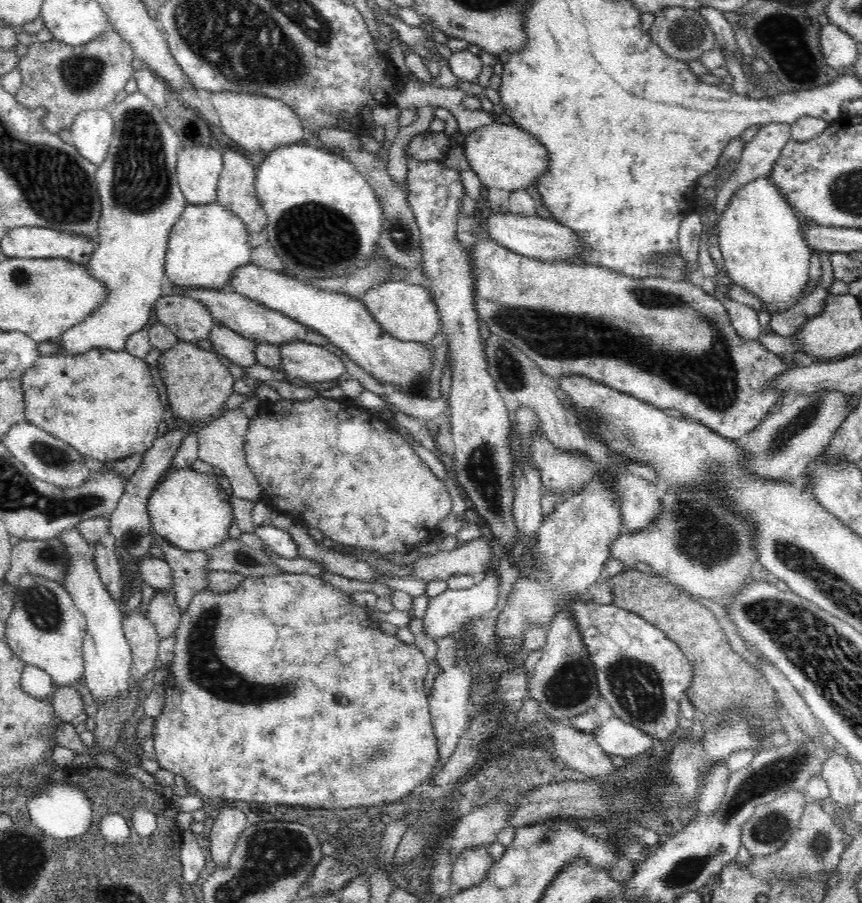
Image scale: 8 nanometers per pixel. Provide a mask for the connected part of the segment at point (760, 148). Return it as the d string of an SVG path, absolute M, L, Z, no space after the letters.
M774 122L761 128L756 136L745 144L739 164L715 197L714 208L718 217L726 210L726 205L738 188L757 176L770 175L773 172L782 148L790 139L791 126Z

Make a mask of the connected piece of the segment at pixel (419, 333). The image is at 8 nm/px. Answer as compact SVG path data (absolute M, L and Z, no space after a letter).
M388 280L365 292L362 301L378 324L382 325L382 329L398 337L398 340L424 343L430 342L436 334L441 333L442 321L438 315L438 307L432 299L432 293L424 287L424 284Z

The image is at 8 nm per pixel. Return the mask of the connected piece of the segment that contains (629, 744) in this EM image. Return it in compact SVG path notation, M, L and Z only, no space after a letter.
M615 714L598 723L593 735L608 754L622 756L624 759L649 751L655 743L654 737Z

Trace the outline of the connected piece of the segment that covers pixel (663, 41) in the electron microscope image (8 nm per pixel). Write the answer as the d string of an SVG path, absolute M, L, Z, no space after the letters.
M668 6L655 15L655 22L651 27L652 41L654 41L670 58L674 60L699 60L703 52L714 49L717 44L714 31L706 23L697 9L686 9L680 6Z

